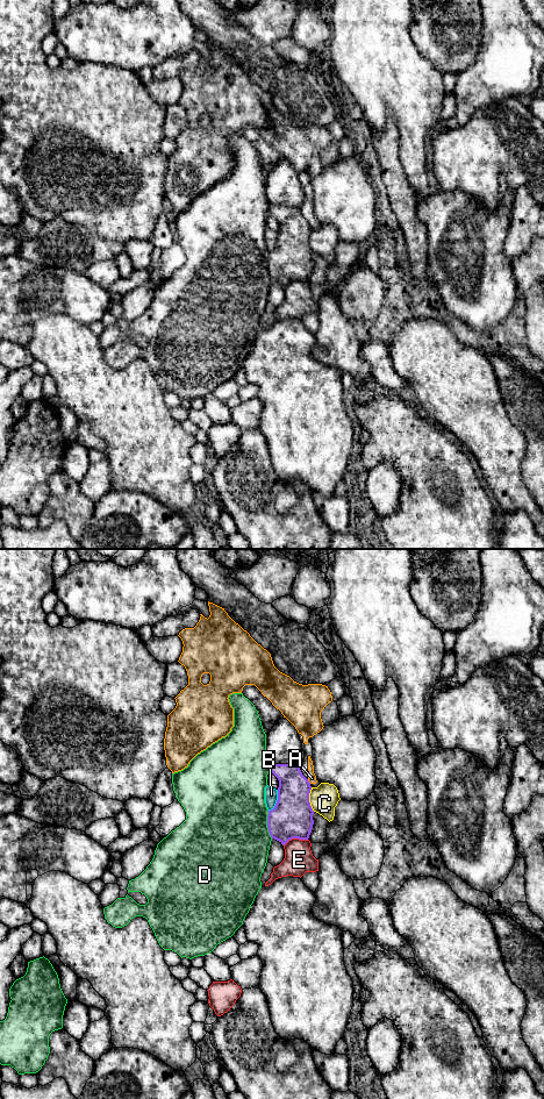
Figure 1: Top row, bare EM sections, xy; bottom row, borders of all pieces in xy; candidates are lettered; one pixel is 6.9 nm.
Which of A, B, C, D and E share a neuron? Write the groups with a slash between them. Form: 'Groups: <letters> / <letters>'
Groups: A / B / C / D / E

